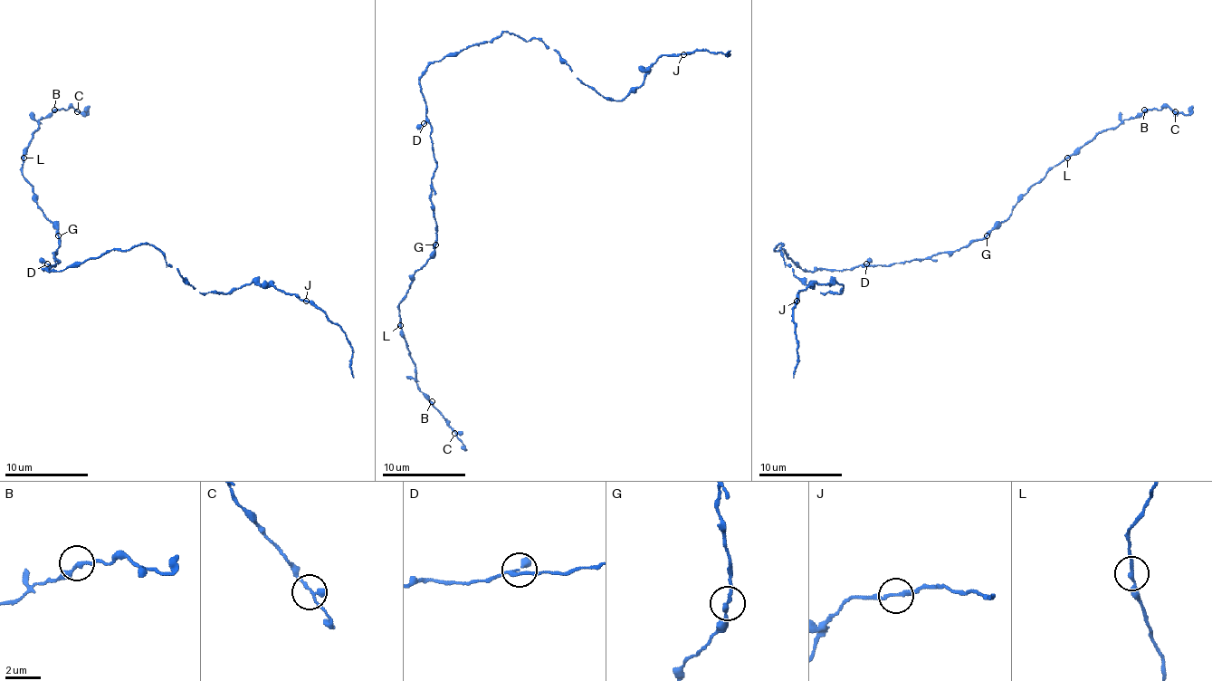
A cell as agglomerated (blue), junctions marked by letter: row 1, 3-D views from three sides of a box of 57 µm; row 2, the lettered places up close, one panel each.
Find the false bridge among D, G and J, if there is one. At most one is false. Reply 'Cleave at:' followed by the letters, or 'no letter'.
Cleave at: no letter

